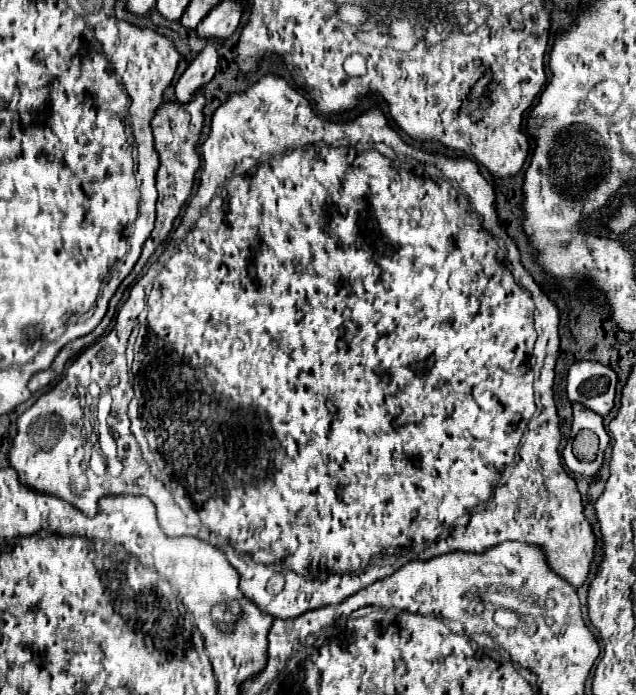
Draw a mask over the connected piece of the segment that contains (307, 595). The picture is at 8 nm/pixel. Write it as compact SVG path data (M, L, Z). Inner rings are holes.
M271 74L263 76L263 78L261 78L257 84L253 84L247 92L229 96L229 100L227 100L223 106L219 106L219 108L215 110L213 120L211 120L211 132L209 132L209 138L201 144L201 162L203 162L203 166L201 166L201 176L199 176L199 188L197 188L197 194L189 200L189 204L187 204L187 208L185 208L185 214L183 214L183 218L181 218L181 224L187 224L187 228L183 228L183 234L181 234L181 236L175 236L175 230L173 230L173 234L171 234L171 238L169 238L169 242L167 242L169 246L165 248L165 254L163 254L163 258L159 260L159 266L156 268L156 266L152 265L145 276L131 287L129 299L118 310L113 330L111 330L109 334L105 334L103 338L99 338L95 344L91 344L87 350L83 350L83 352L69 364L69 368L67 368L67 372L65 372L65 380L61 378L59 384L57 384L53 390L45 392L45 394L43 394L43 396L41 396L29 410L25 410L25 412L17 418L17 434L15 434L13 444L11 444L11 448L9 448L9 466L17 472L19 480L21 480L29 490L35 490L35 492L39 492L39 494L47 494L47 496L57 496L57 498L61 498L61 500L73 504L75 508L79 508L79 510L81 510L83 514L87 514L87 516L97 514L97 502L99 502L101 496L107 496L107 494L131 494L131 496L147 496L147 498L151 498L153 504L157 506L159 524L161 524L161 528L165 530L167 536L173 536L173 538L175 538L175 536L197 536L197 538L201 538L201 540L213 544L215 548L221 548L221 550L225 552L227 560L231 562L231 566L239 572L239 576L241 576L241 588L243 588L243 592L247 594L247 598L251 598L255 604L259 604L259 608L263 608L263 612L271 614L273 618L283 618L283 620L301 616L301 614L305 614L307 610L315 610L315 608L321 608L321 606L341 604L341 602L343 602L345 598L349 598L351 594L355 594L355 592L359 592L361 588L365 588L365 586L377 582L379 578L387 578L389 574L393 574L393 570L401 568L403 564L407 564L407 562L411 562L411 560L429 560L429 558L435 558L435 556L445 554L445 552L477 552L477 554L479 554L479 552L485 552L485 550L489 550L489 548L493 548L493 546L497 546L497 544L501 544L501 542L507 542L507 540L517 540L517 542L525 542L525 544L535 544L535 540L539 540L539 548L543 550L543 556L545 556L545 560L547 560L547 566L549 566L551 570L555 570L555 574L559 574L563 580L567 580L573 588L583 586L583 582L585 582L587 576L589 576L591 564L593 564L593 560L595 560L597 538L595 538L595 532L593 532L591 522L589 522L589 520L585 518L585 514L583 514L583 502L581 502L581 494L577 492L575 480L567 476L567 472L563 470L563 464L561 464L561 456L559 456L561 432L559 432L559 416L557 416L557 408L555 408L555 400L553 400L553 378L555 378L553 368L555 368L555 360L557 360L557 356L559 356L559 328L557 328L557 326L559 326L559 312L557 312L555 304L553 304L553 302L541 292L541 288L535 284L533 276L531 276L529 272L524 272L525 267L522 262L521 264L517 262L515 263L516 265L512 266L512 261L521 261L520 253L517 244L509 238L506 229L503 228L501 222L499 222L499 214L497 214L497 208L495 208L495 192L493 192L493 188L485 182L485 178L483 178L477 170L475 170L475 172L443 172L443 176L445 176L445 178L443 178L443 176L439 174L441 170L439 170L437 166L441 166L443 162L451 162L451 160L445 158L445 156L431 154L431 152L427 152L427 150L423 150L423 148L419 148L419 146L409 146L409 144L405 144L405 142L399 138L399 134L387 124L387 118L383 116L383 112L381 112L379 108L371 108L371 110L363 112L359 118L355 118L355 120L351 120L351 122L343 122L343 124L341 124L341 122L327 120L327 118L319 118L319 116L315 114L315 110L311 108L311 104L309 104L299 92L295 92L283 78L279 78L279 76L271 76ZM379 148L385 148L389 154L381 154ZM263 154L283 154L283 156L271 156L271 160L243 160L243 158L247 158L247 156L251 156L251 158L261 158ZM487 230L494 237L503 238L507 250L506 261L509 263L508 265L518 284L513 280L513 276L511 276L509 268L503 264L503 260L499 260L499 256L497 256L499 244L497 244L497 240L495 240ZM241 264L243 264L243 276L237 276L237 274L235 274L235 278L233 278L233 270L241 268ZM129 339L136 339L131 372L133 372L133 386L135 386L135 392L137 392L137 398L139 398L139 412L141 412L141 420L143 420L143 432L145 432L145 438L147 438L151 450L153 450L155 456L157 456L155 462L157 462L159 470L163 472L163 474L161 474L161 480L155 480L155 476L151 476L149 466L147 466L147 462L143 460L137 440L130 430L131 422L127 411L128 405L133 398L133 390L131 390L131 384L129 384L129 378L127 378L127 362L125 362L125 348L127 348ZM533 346L535 348L535 358L537 358L537 364L535 364L535 402L533 402L533 378L529 376L529 372L531 372L531 358L533 358ZM525 426L527 426L527 433L523 437L523 444L521 444L521 450L519 450L521 460L515 464L515 468L513 468L509 480L507 480L505 484L499 486L499 492L495 492L495 496L491 496L491 490L495 488L495 484L497 484L501 472L505 470L507 464L511 464L511 454L515 454L515 446L519 444ZM479 504L483 504L483 508L479 508L479 510L475 512L475 516L471 516L468 524L455 527L455 532L451 532L451 536L447 536L445 540L435 540L435 538L447 534L447 530L451 530L451 528L455 526L457 518L469 514L469 512L471 512L473 508L477 508ZM389 556L397 556L397 562L383 562L383 560L389 558Z

